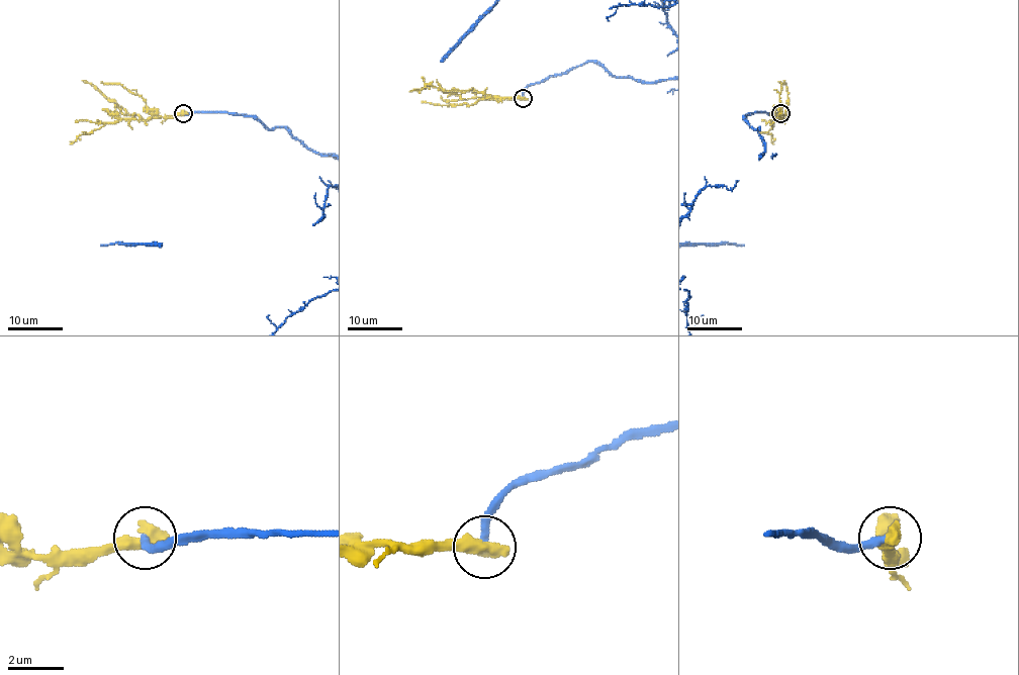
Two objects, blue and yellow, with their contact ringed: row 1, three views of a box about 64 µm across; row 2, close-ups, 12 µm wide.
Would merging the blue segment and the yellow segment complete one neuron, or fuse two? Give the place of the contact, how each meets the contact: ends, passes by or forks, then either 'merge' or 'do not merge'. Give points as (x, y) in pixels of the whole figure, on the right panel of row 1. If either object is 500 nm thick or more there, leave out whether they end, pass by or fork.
(780, 113) | do not merge

